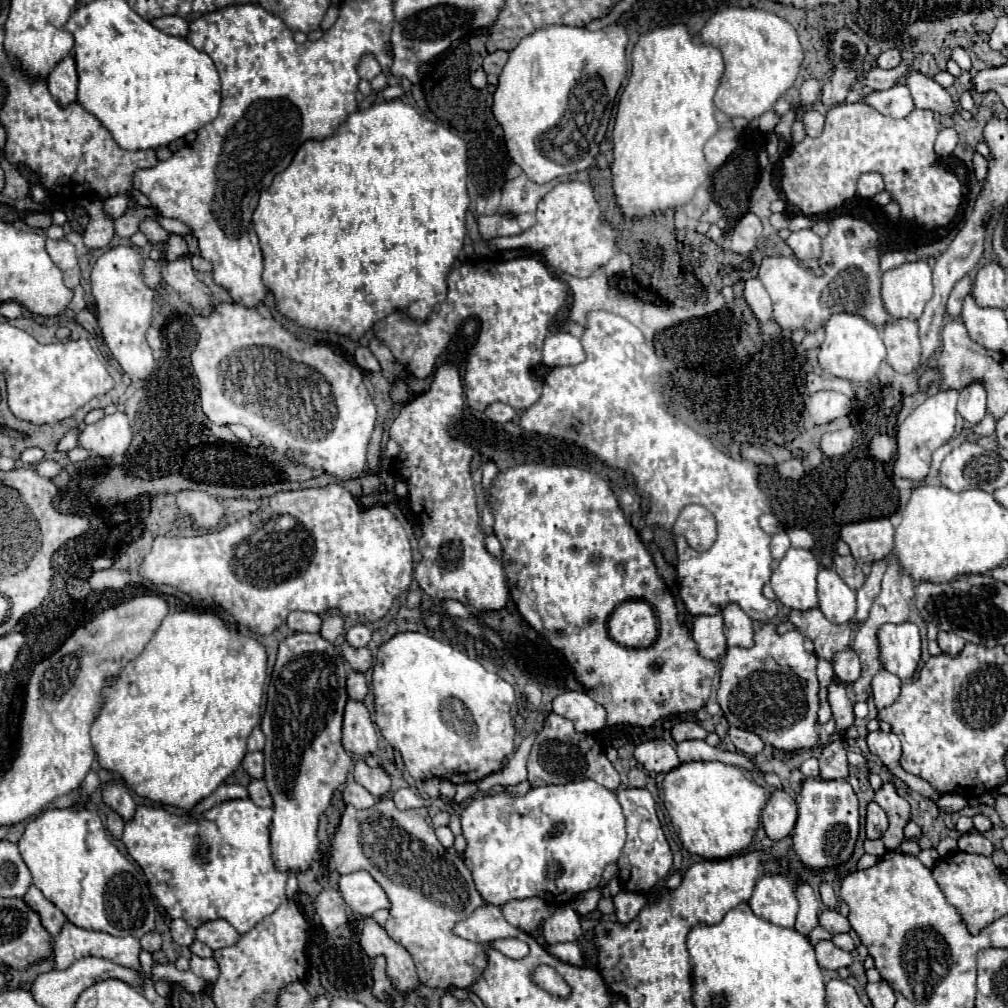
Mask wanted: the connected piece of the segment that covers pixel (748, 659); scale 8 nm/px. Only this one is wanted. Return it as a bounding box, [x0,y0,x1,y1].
[717,622,819,750]

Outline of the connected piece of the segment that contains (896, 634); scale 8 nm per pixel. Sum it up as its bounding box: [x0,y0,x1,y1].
[877,622,921,680]

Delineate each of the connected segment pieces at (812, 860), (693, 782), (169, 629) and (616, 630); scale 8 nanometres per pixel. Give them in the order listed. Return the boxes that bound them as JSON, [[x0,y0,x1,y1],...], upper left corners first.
[[793,780,859,872],[663,762,767,860],[91,610,267,810],[609,600,657,648]]

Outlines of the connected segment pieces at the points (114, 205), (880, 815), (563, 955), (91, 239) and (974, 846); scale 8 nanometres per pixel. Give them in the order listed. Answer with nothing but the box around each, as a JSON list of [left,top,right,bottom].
[[103,196,129,220],[867,802,889,840],[547,942,585,966],[83,198,115,250],[959,832,993,856]]

